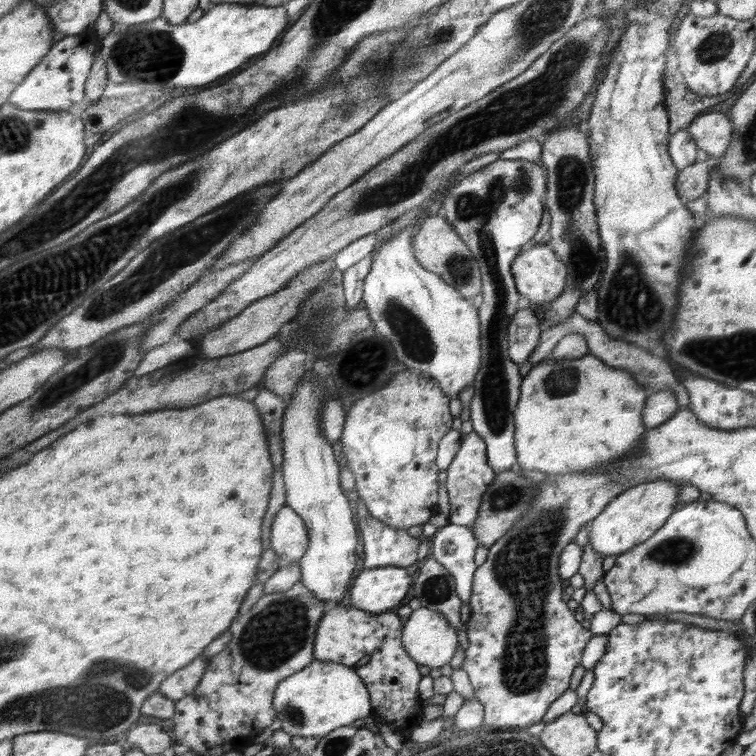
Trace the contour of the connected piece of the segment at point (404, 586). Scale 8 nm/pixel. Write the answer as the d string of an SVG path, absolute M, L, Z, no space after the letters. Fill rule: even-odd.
M380 566L363 569L351 588L352 606L372 613L384 613L400 606L408 594L412 578L404 568Z

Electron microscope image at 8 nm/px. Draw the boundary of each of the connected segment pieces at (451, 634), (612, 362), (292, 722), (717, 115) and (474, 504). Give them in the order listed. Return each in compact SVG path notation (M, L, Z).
M420 607L404 619L402 643L412 660L418 664L430 669L441 668L444 664L452 664L452 660L456 660L456 652L460 652L460 632L450 626L448 619L441 612L432 612L429 608Z
M577 312L570 316L566 322L557 324L543 332L543 336L539 340L539 346L535 348L535 352L531 356L531 359L527 361L528 364L539 364L546 359L552 350L554 350L556 343L563 336L570 333L582 333L585 336L589 354L591 356L600 358L600 361L603 361L612 367L619 364L621 369L626 369L628 370L628 373L632 373L631 376L634 376L636 384L643 386L645 390L651 390L652 393L656 393L659 390L671 390L672 392L675 392L675 395L678 397L679 408L690 409L688 391L680 382L678 382L678 380L676 380L676 376L672 374L672 368L668 366L668 362L664 362L664 358L658 356L658 350L656 350L656 352L647 351L632 343L615 341L606 334L606 331L596 321L586 320Z
M316 660L312 668L303 669L304 672L297 672L292 680L284 679L284 684L276 687L274 706L277 718L282 721L282 731L291 737L322 737L370 714L369 692L355 669L323 660Z
M720 112L706 113L697 118L687 131L697 147L708 156L720 159L730 144L733 126L728 115Z
M474 431L464 435L464 439L454 460L446 469L447 479L445 488L449 496L448 522L472 528L478 519L482 507L482 496L494 482L496 471L487 463L487 445L482 436Z

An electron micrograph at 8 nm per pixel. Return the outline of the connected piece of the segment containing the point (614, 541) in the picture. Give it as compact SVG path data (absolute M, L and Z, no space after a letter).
M658 480L627 489L612 501L593 522L586 534L588 543L603 557L618 556L651 538L679 506L677 486L670 481Z

